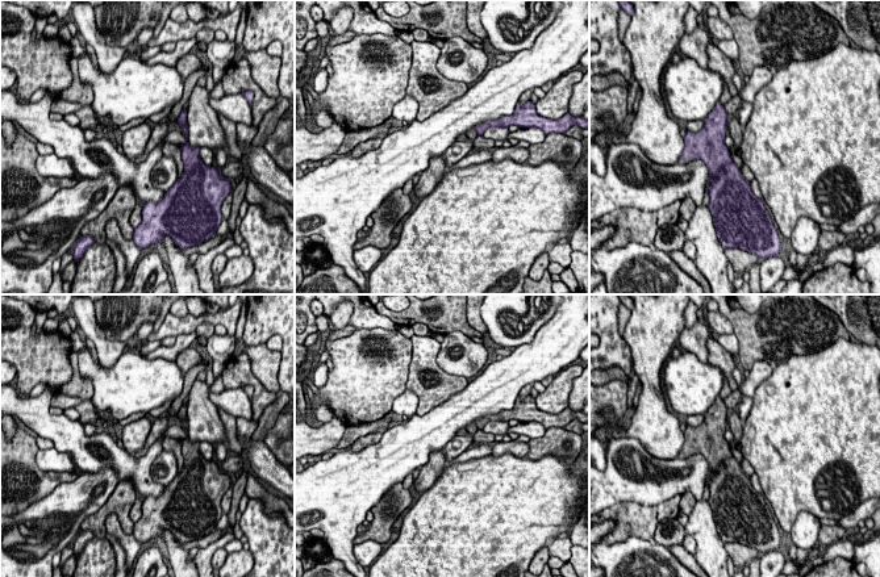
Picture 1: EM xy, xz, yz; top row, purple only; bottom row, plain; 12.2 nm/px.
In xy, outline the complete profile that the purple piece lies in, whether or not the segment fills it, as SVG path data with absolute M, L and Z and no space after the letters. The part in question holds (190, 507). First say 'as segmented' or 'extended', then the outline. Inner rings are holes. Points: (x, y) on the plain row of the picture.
as segmented; M189 436L182 440L184 467L180 473L166 486L159 497L145 497L142 515L134 520L133 536L142 544L153 538L162 538L164 530L174 534L175 539L184 543L199 540L216 530L222 515L221 499L232 486L229 473L221 465L205 460L199 451L200 442L191 442Z

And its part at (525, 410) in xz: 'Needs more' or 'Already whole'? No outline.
Already whole

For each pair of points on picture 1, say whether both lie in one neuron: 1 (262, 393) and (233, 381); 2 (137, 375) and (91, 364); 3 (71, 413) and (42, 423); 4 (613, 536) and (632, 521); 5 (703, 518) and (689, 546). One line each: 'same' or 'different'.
1: same
2: same
3: different
4: same
5: different

